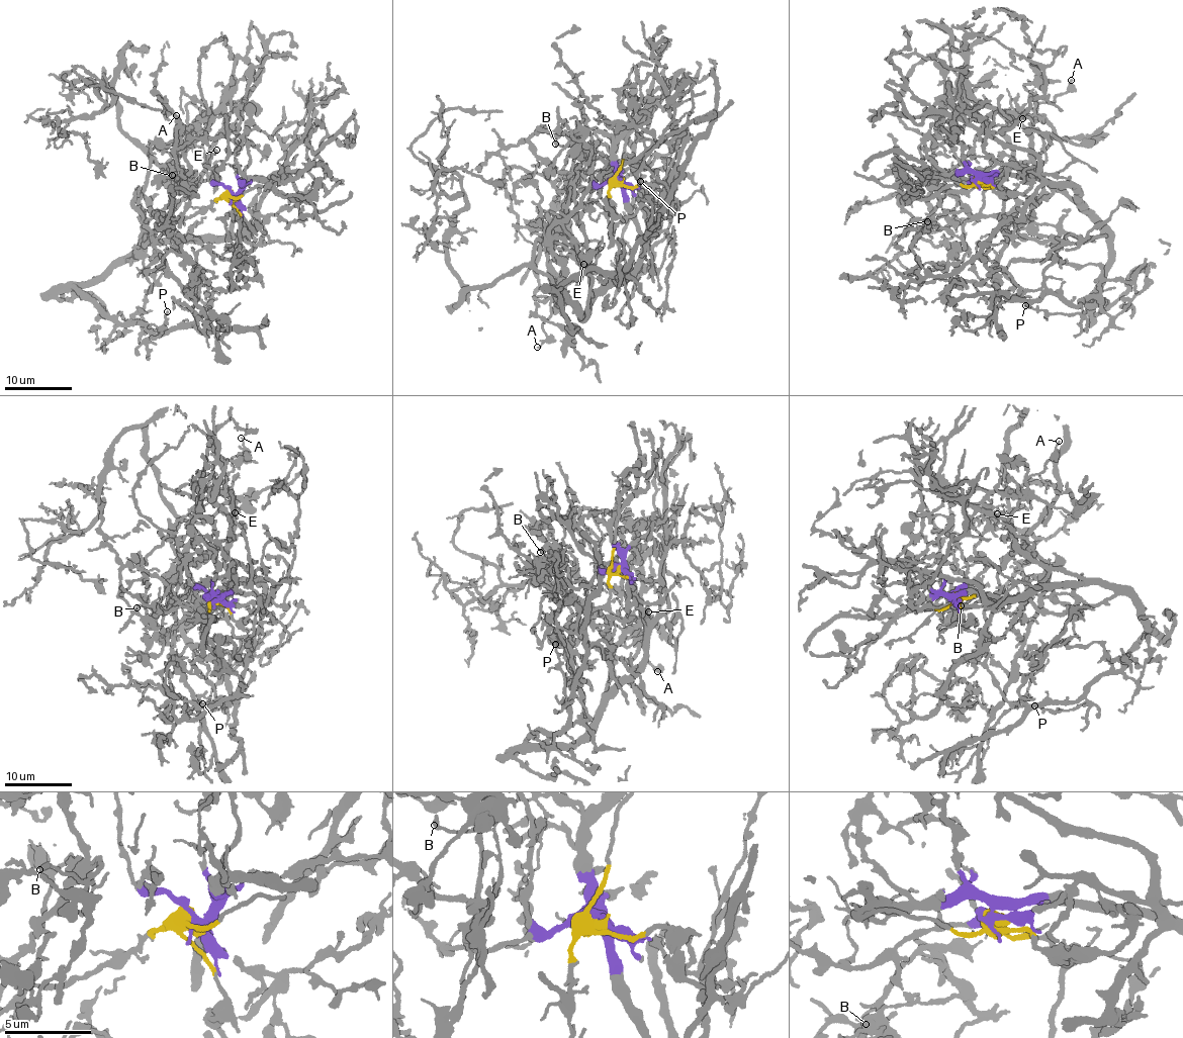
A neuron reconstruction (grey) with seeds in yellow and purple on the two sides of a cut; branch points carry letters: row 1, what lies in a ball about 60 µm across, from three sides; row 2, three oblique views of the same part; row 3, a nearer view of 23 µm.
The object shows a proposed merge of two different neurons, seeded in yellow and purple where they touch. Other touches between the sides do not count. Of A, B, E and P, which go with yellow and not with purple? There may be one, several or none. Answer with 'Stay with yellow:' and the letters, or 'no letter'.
Stay with yellow: A, B

